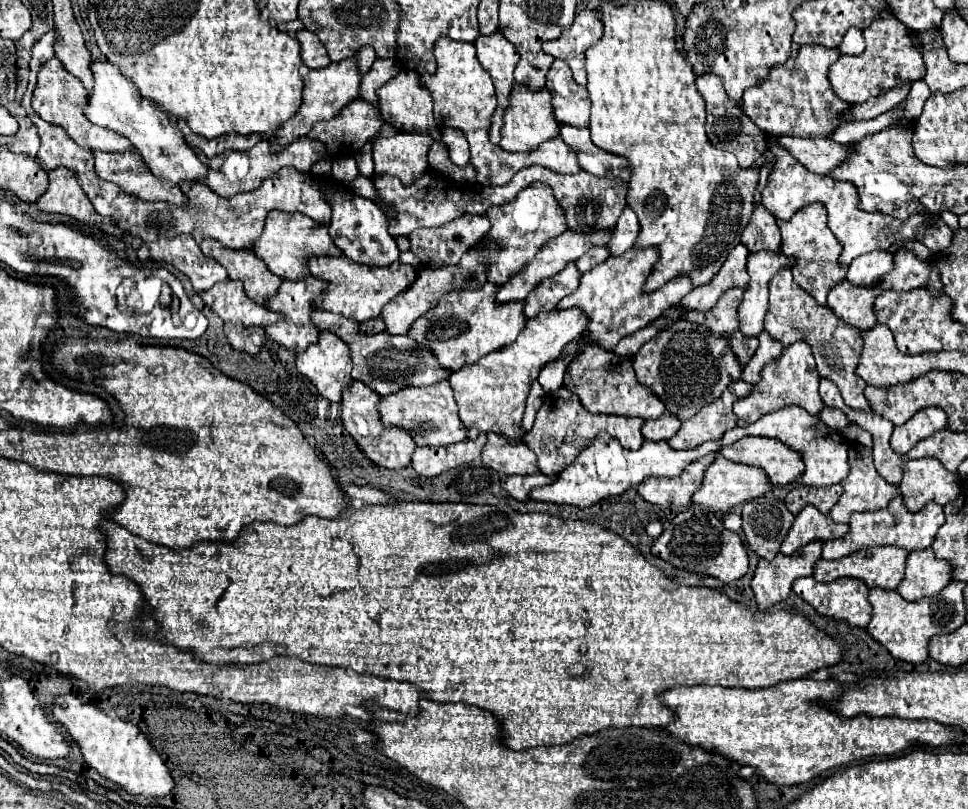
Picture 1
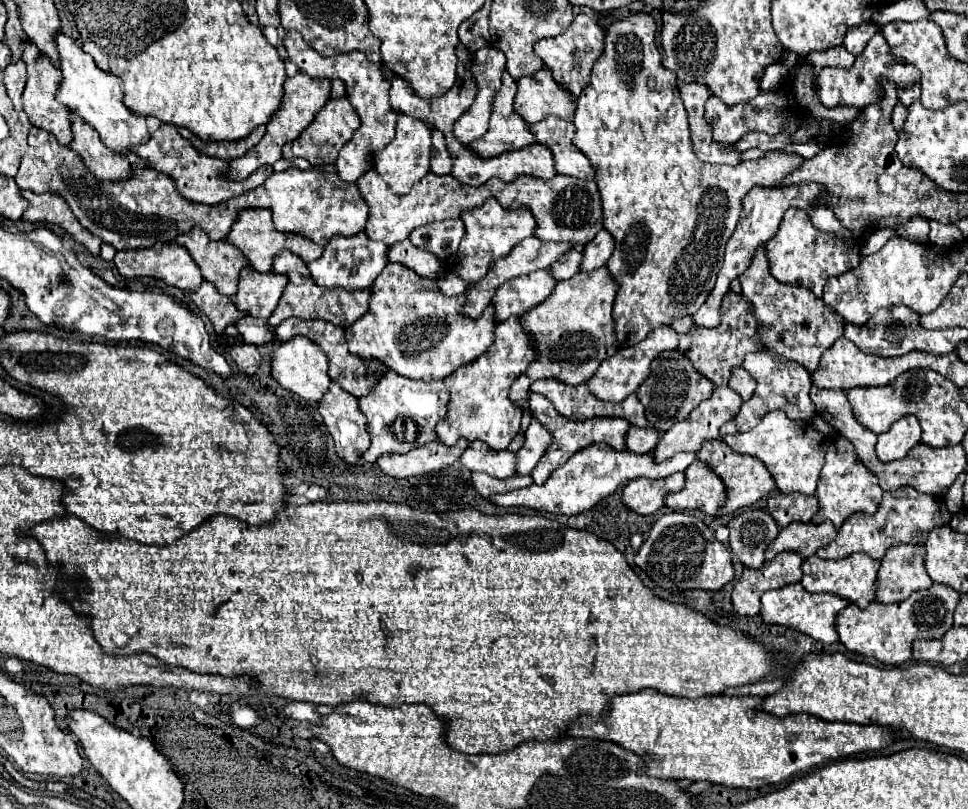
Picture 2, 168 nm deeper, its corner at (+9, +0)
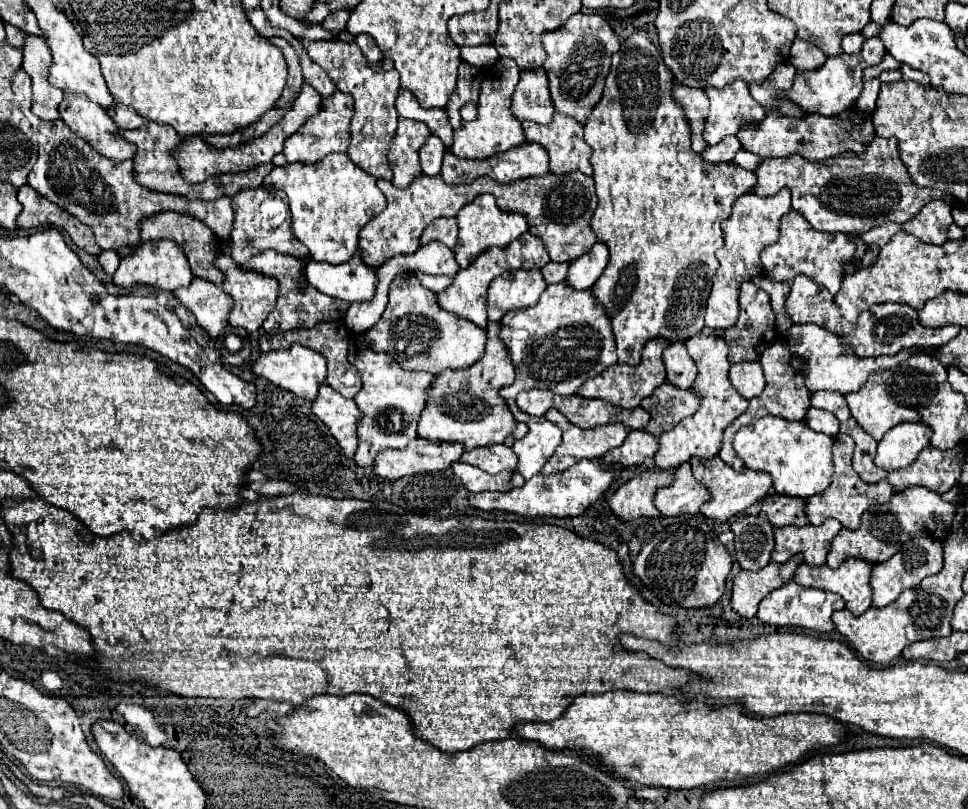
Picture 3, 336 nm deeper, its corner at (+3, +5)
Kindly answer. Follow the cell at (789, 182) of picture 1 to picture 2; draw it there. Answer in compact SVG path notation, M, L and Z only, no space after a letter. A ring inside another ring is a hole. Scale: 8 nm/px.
M801 183L801 185L789 185L789 187L781 187L781 189L775 189L775 187L753 187L745 199L743 199L743 211L741 211L741 219L737 223L737 229L733 231L729 243L727 243L727 249L725 249L725 259L723 259L723 265L721 265L721 271L717 275L717 283L715 283L715 289L711 291L711 295L707 297L707 301L703 303L703 307L693 315L693 325L695 327L717 327L721 323L721 301L723 301L723 295L729 291L729 283L739 277L751 263L757 247L761 243L767 243L775 233L777 233L777 227L781 223L781 217L783 213L789 209L789 207L797 207L797 209L803 209L809 213L813 225L825 233L835 233L839 237L851 237L851 233L847 229L843 229L843 225L835 219L833 211L821 203L817 203L815 207L811 205L813 199L817 199L821 195L821 185L817 183Z

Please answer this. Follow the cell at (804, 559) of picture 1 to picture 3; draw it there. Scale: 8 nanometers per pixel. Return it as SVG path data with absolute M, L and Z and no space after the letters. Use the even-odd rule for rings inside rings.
M795 554L785 564L769 562L759 572L741 572L733 580L731 606L743 618L753 618L757 614L759 602L775 588L793 580L797 566L803 564L803 554Z

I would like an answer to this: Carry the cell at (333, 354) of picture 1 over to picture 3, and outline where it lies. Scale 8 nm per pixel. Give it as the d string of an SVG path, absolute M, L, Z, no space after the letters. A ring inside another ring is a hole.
M293 344L287 350L273 350L273 352L261 354L261 358L253 364L253 372L257 376L267 378L275 386L281 386L283 390L291 390L293 394L297 394L301 398L307 398L307 400L315 400L315 394L317 394L319 386L327 378L325 358L319 352L315 352L307 346L301 346L301 344Z

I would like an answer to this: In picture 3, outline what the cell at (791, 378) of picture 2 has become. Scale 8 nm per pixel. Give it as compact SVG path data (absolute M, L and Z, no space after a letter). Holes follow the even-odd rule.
M773 342L771 346L767 346L767 350L759 356L759 362L763 366L763 372L765 372L765 380L767 380L767 386L763 390L763 394L751 402L751 408L747 412L743 412L737 420L731 422L731 426L727 426L727 438L723 438L723 444L721 444L721 450L719 450L719 456L723 458L723 462L727 462L729 466L733 466L735 470L743 470L743 462L735 456L735 450L733 450L733 436L735 432L745 426L745 424L751 424L753 420L765 416L765 414L773 414L773 416L781 416L781 418L787 418L787 420L803 420L809 406L811 406L811 392L805 384L805 358L799 358L795 356L785 344L781 342Z

